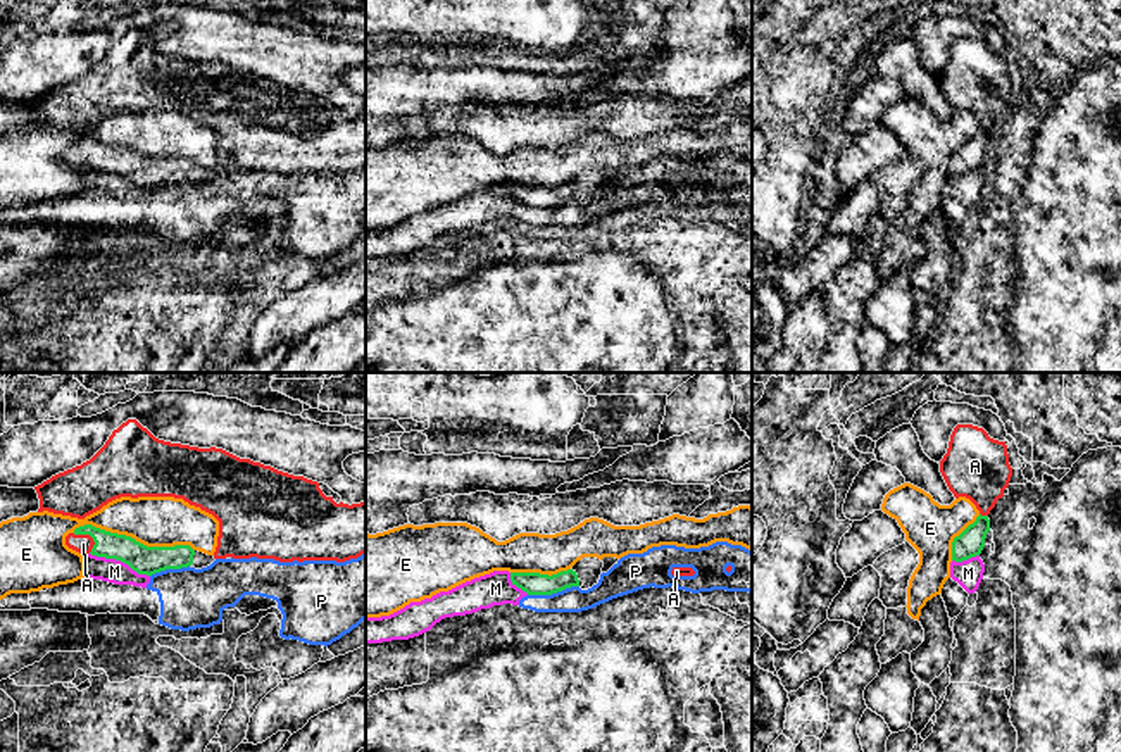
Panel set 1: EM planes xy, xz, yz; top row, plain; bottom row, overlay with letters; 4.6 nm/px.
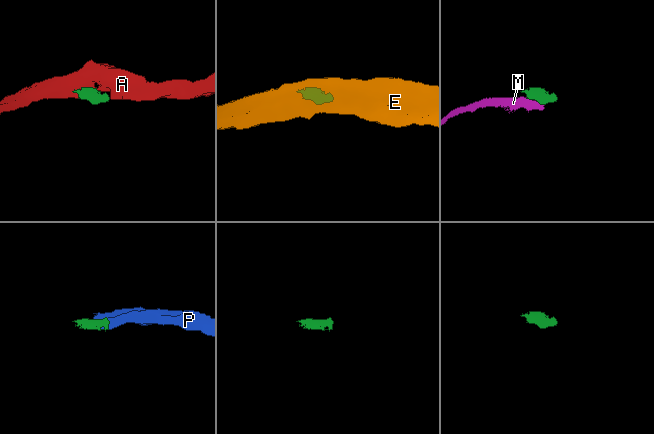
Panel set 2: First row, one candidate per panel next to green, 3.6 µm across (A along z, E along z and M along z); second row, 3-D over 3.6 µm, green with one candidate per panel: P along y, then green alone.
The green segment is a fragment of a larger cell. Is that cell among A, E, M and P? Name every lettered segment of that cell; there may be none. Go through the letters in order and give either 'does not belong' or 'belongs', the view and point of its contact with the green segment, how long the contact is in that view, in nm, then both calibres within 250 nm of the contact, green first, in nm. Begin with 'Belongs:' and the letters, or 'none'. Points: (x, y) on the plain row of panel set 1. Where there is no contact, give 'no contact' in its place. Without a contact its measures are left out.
Belongs: A
A: belongs; meets green in xy at (88, 147); contact 130 nm long; 130 nm thick on the green side, 90 nm on the other
E: does not belong; meets green in xy at (133, 152); contact 600 nm long; 130 nm thick on the green side, 240 nm on the other
M: does not belong; meets green in xy at (119, 173); contact 300 nm long; 130 nm thick on the green side, 110 nm on the other
P: does not belong; meets green in xz at (552, 206); contact 240 nm long; 110 nm thick on the green side, 120 nm on the other

